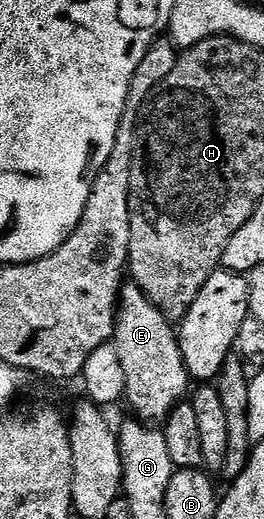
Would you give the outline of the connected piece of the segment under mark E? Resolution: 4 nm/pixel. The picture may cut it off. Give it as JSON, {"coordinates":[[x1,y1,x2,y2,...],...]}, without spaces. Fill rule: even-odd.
{"coordinates":[[123,284,112,343,124,366,125,400,134,408,133,416,144,423,163,422,177,405,183,404,182,396,186,388,187,393,191,388,192,378,182,358,175,326,146,298,139,285]]}

